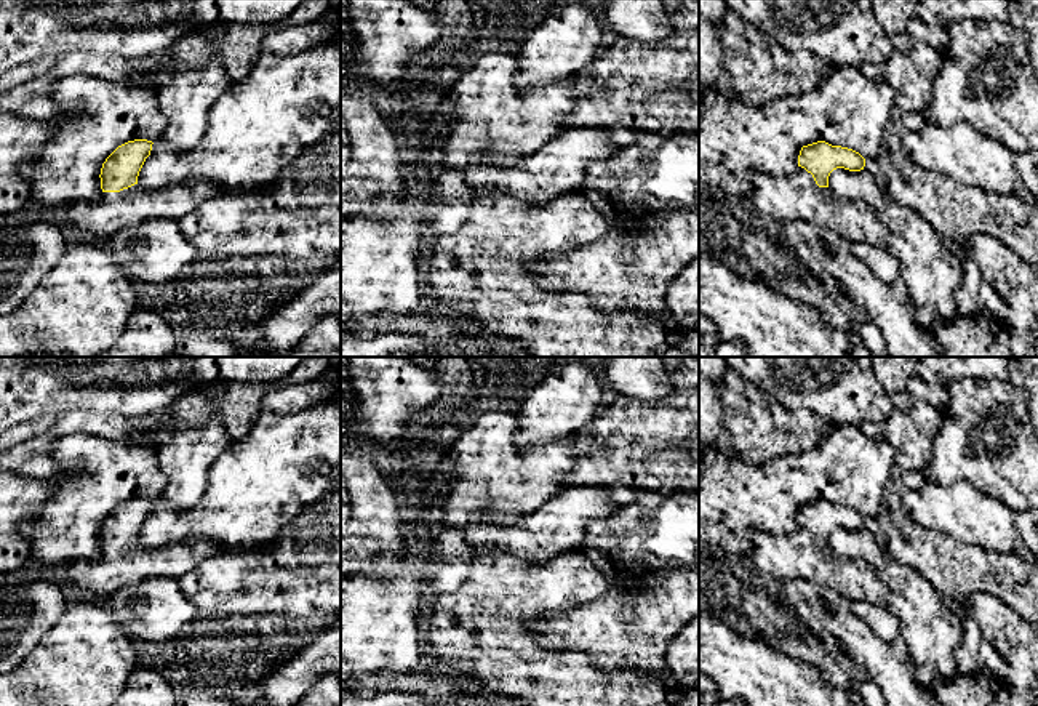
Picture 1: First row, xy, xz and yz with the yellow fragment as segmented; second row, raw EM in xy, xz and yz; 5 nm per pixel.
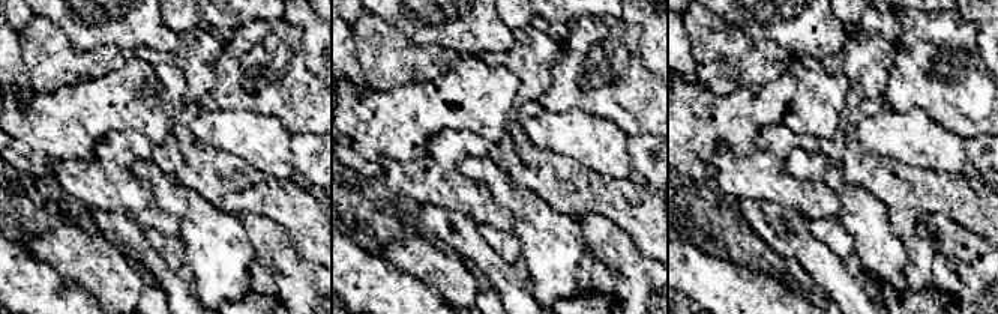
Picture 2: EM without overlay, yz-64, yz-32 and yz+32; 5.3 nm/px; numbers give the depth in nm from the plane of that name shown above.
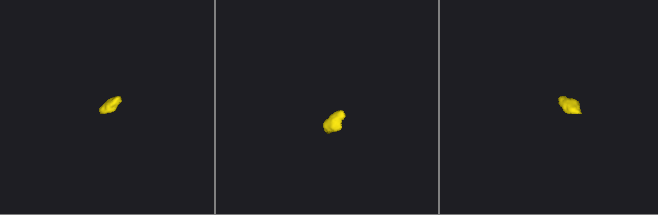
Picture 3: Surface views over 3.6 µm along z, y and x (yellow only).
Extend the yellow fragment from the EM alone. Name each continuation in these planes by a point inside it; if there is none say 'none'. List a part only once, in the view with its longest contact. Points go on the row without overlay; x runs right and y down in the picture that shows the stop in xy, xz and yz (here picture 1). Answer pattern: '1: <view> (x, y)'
1: xy (112, 570)

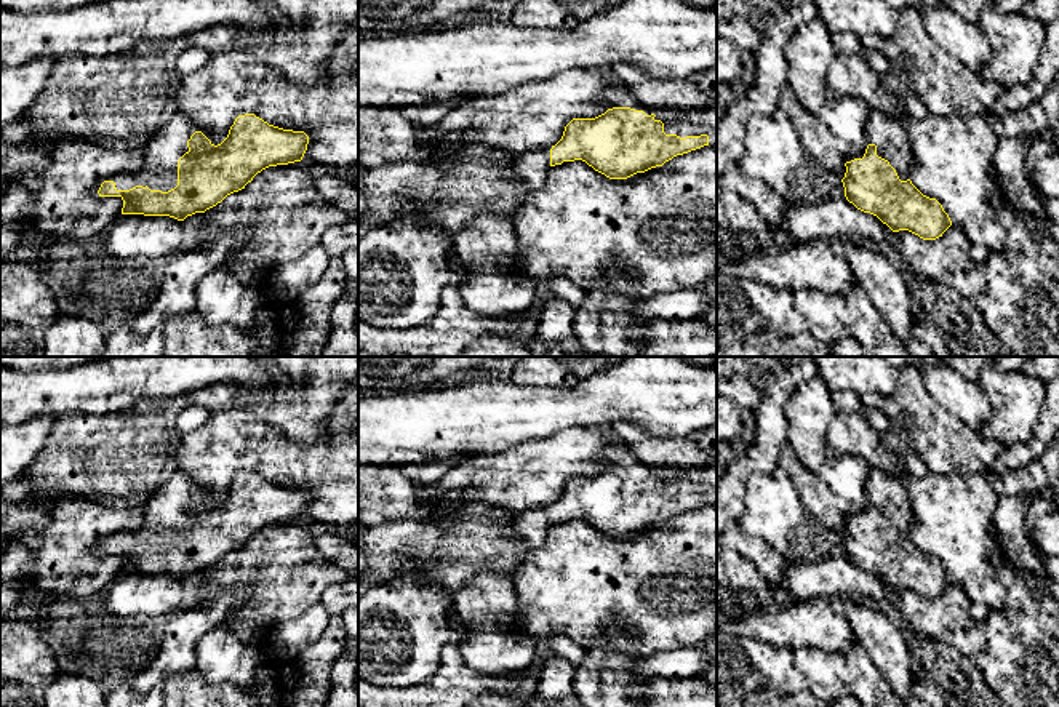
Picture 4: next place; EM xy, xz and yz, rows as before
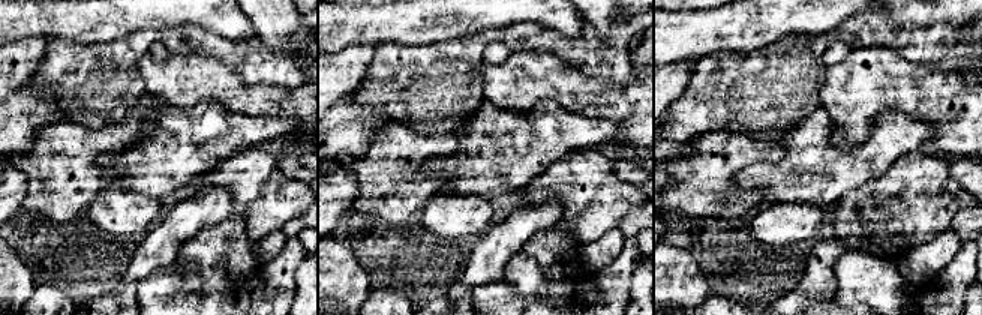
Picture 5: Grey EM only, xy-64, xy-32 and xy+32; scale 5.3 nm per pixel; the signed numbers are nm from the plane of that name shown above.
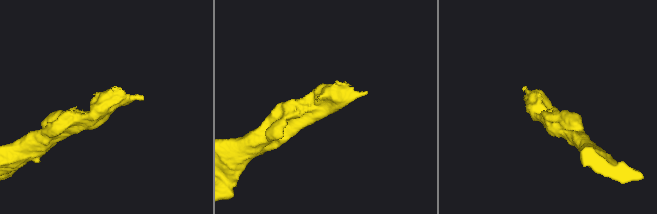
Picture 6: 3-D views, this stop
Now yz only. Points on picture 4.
1: yz (891, 499)

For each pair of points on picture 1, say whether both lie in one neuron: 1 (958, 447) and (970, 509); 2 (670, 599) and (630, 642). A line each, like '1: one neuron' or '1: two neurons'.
1: two neurons
2: one neuron

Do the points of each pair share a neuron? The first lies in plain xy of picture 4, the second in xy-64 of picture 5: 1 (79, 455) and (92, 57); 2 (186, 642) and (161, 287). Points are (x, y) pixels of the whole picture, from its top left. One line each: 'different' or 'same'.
1: same
2: different

